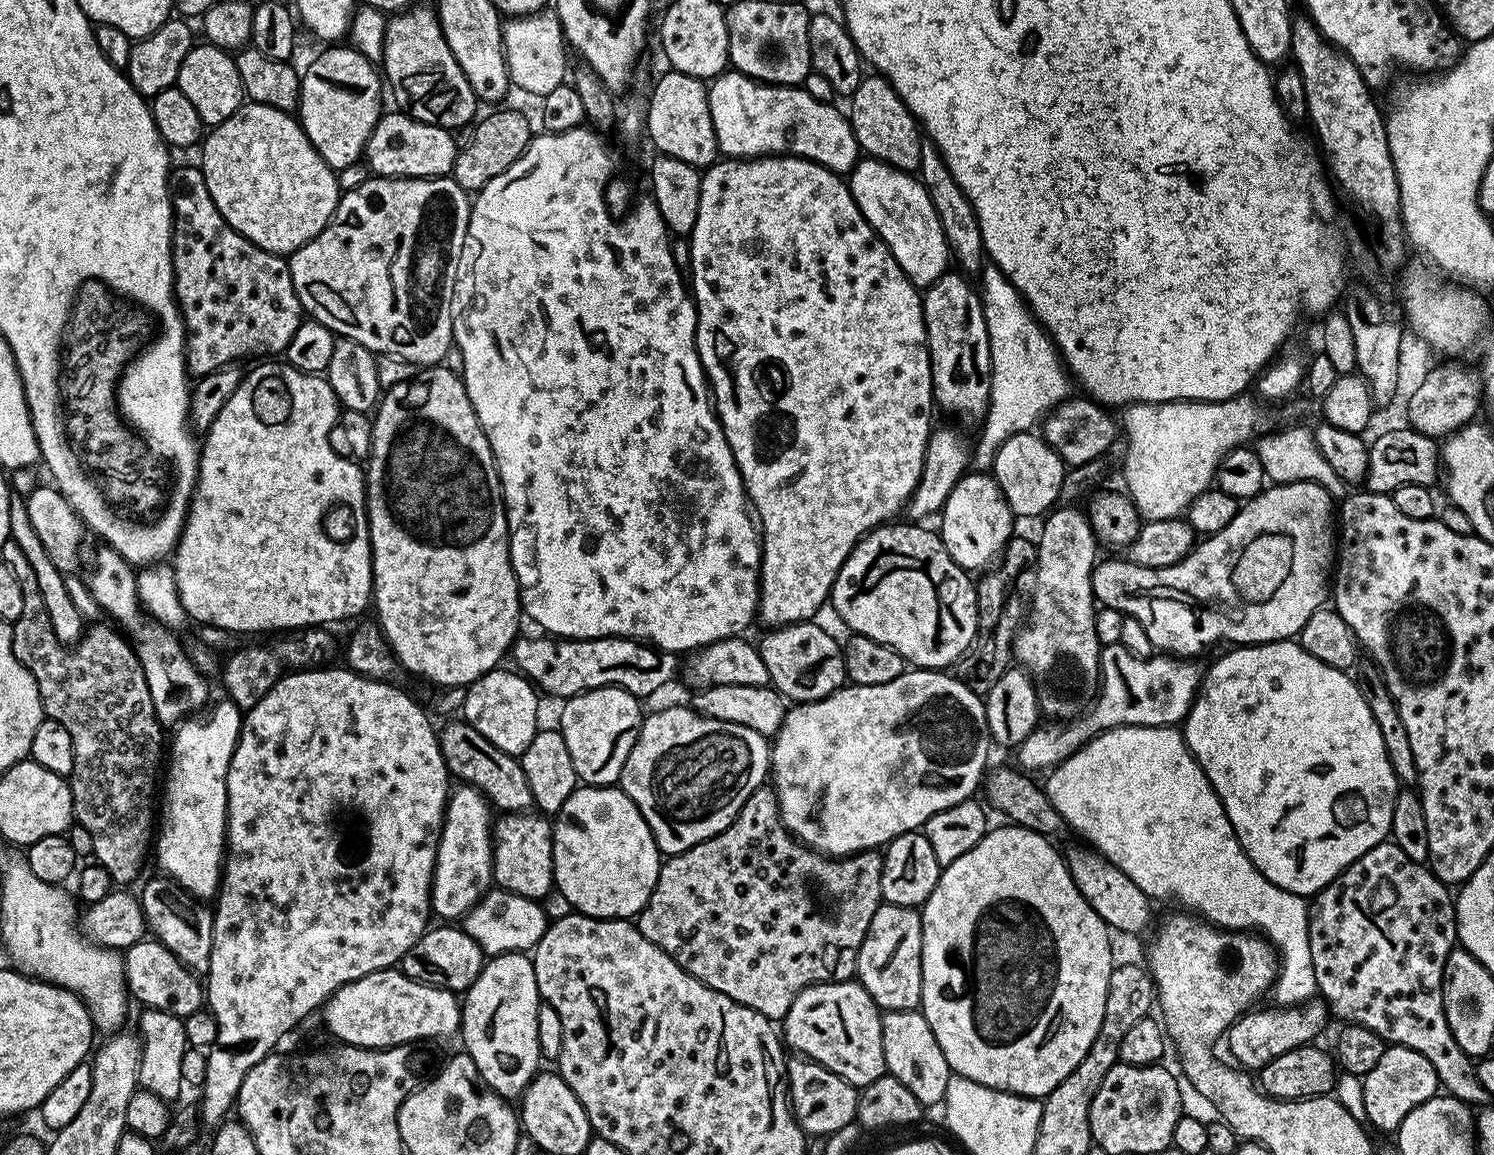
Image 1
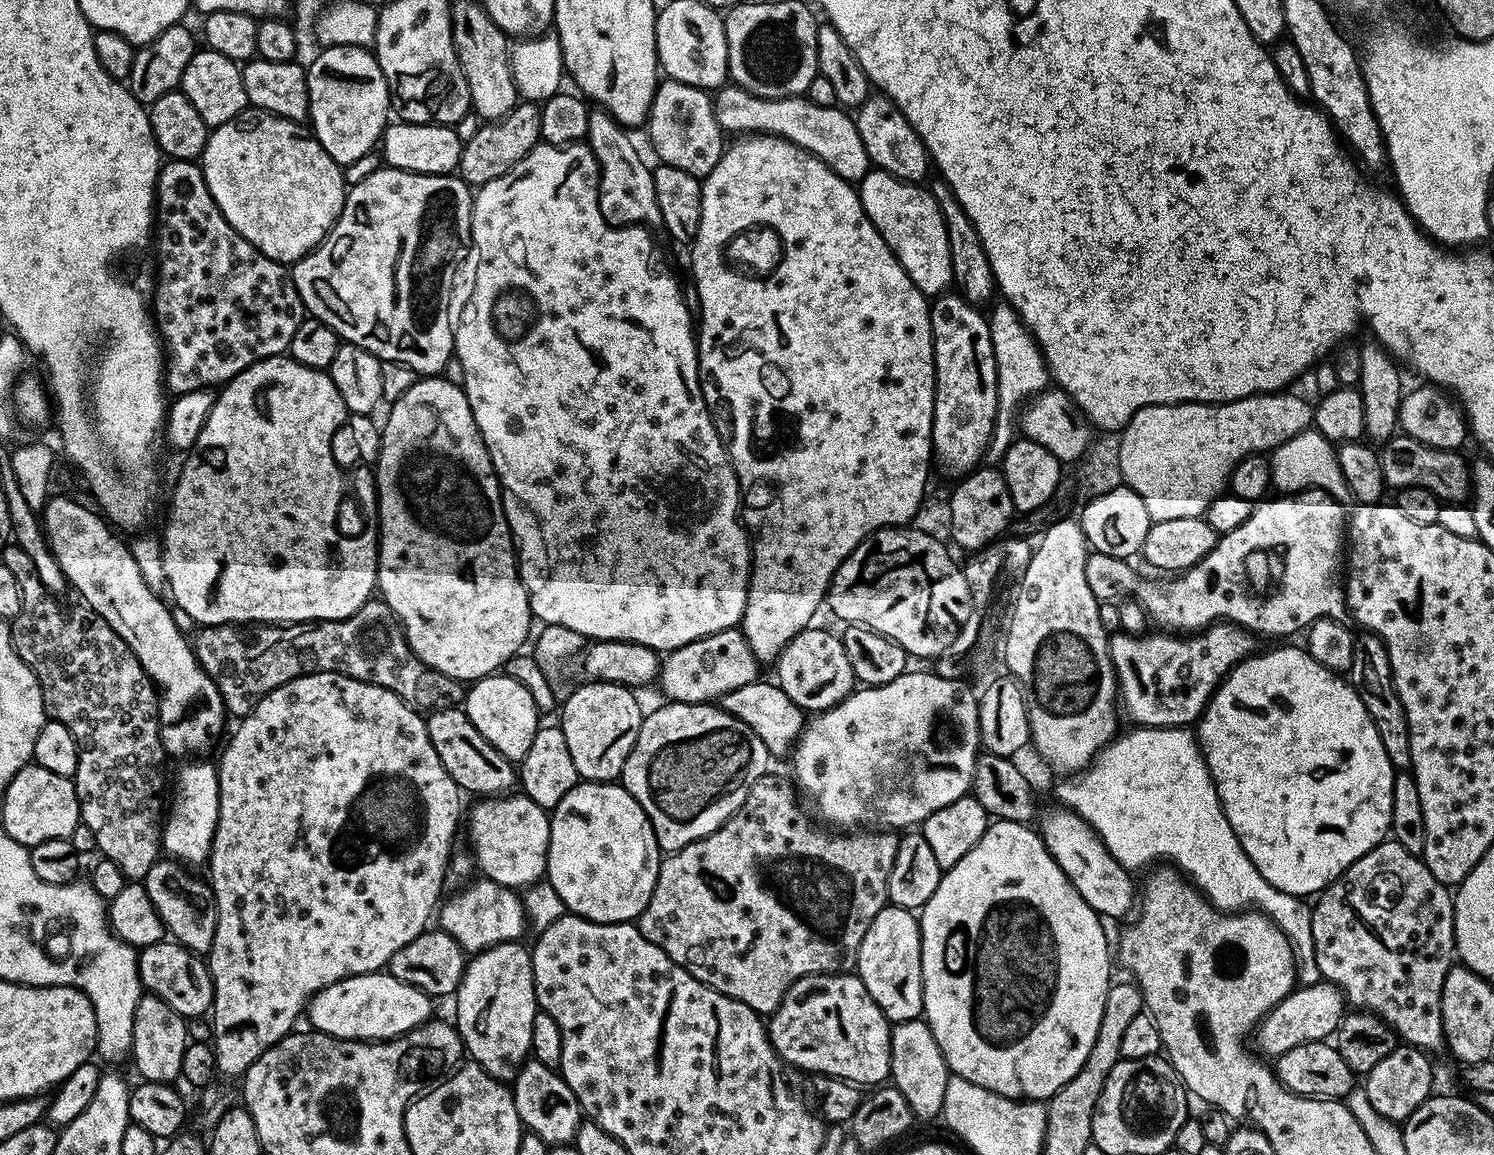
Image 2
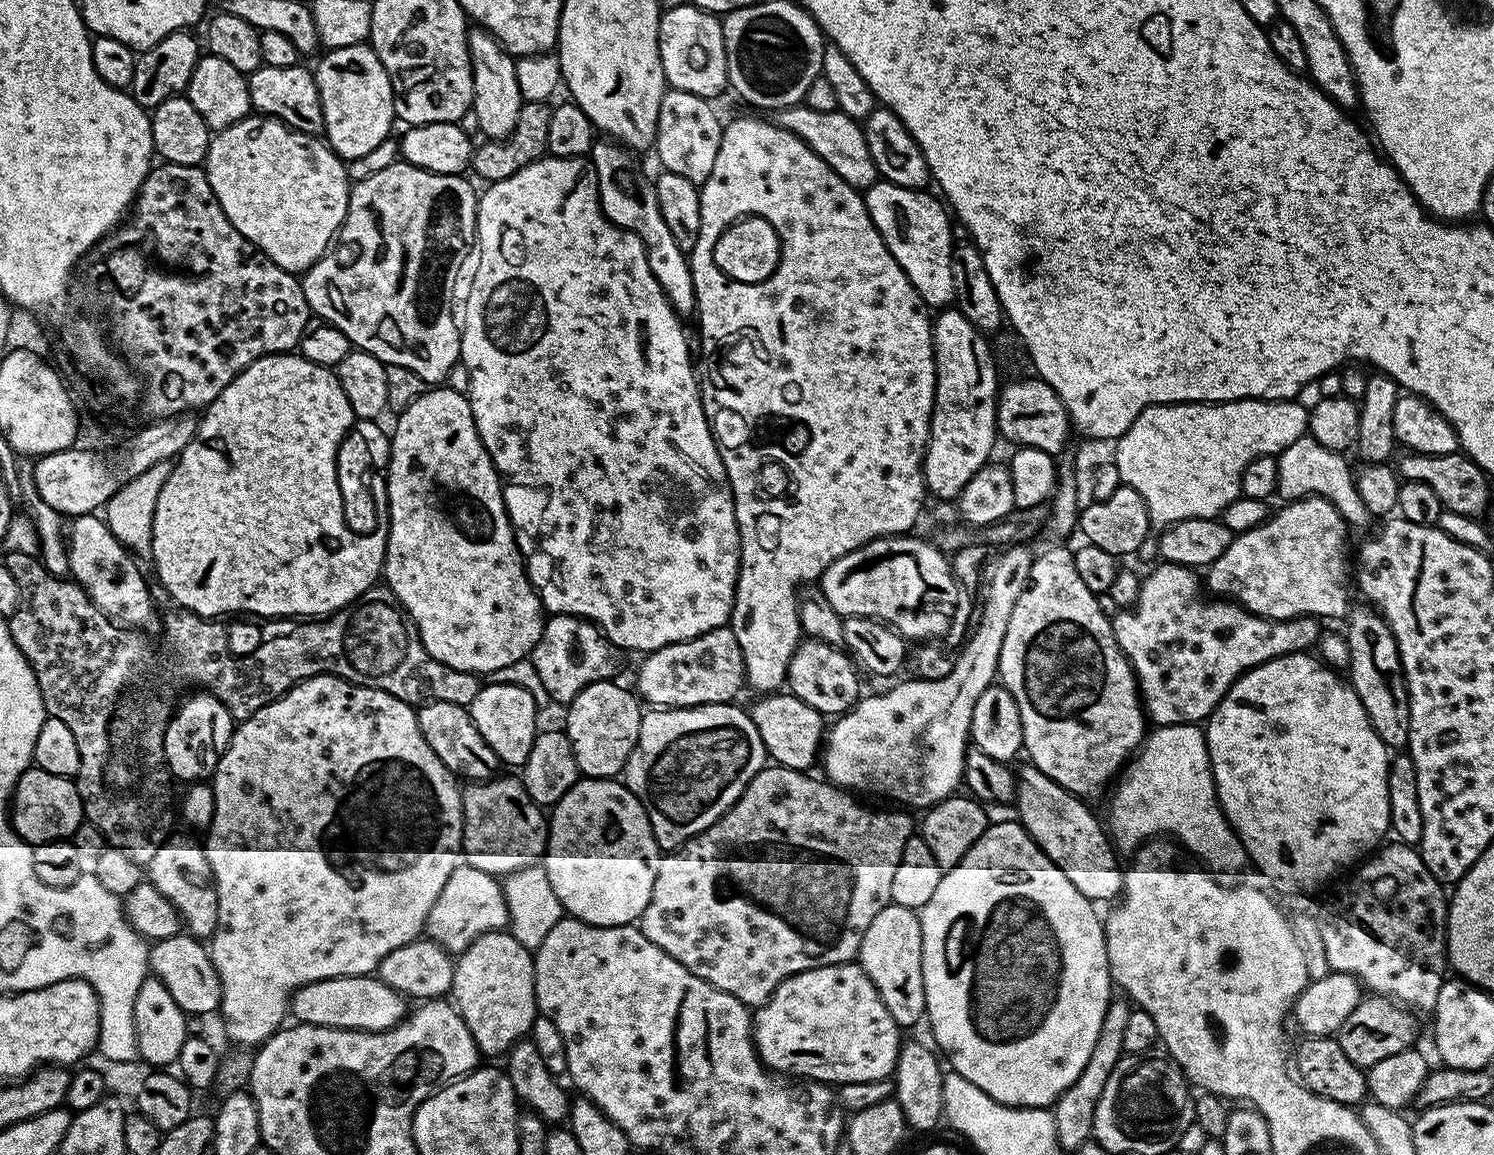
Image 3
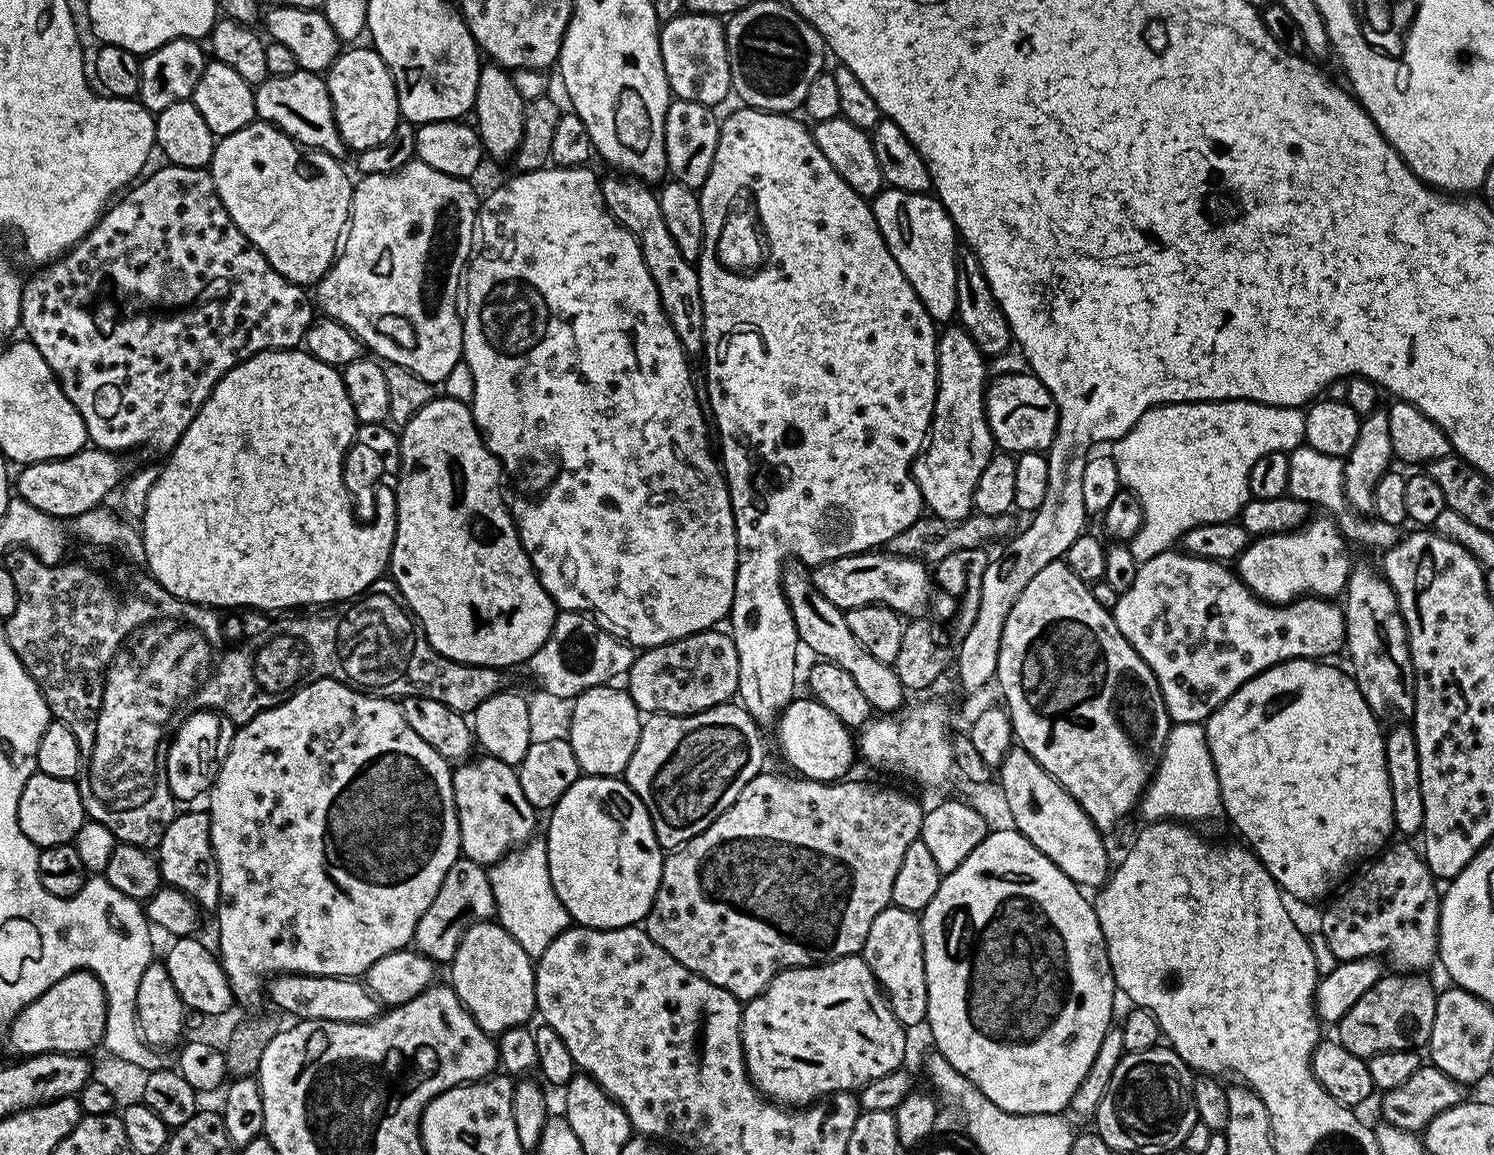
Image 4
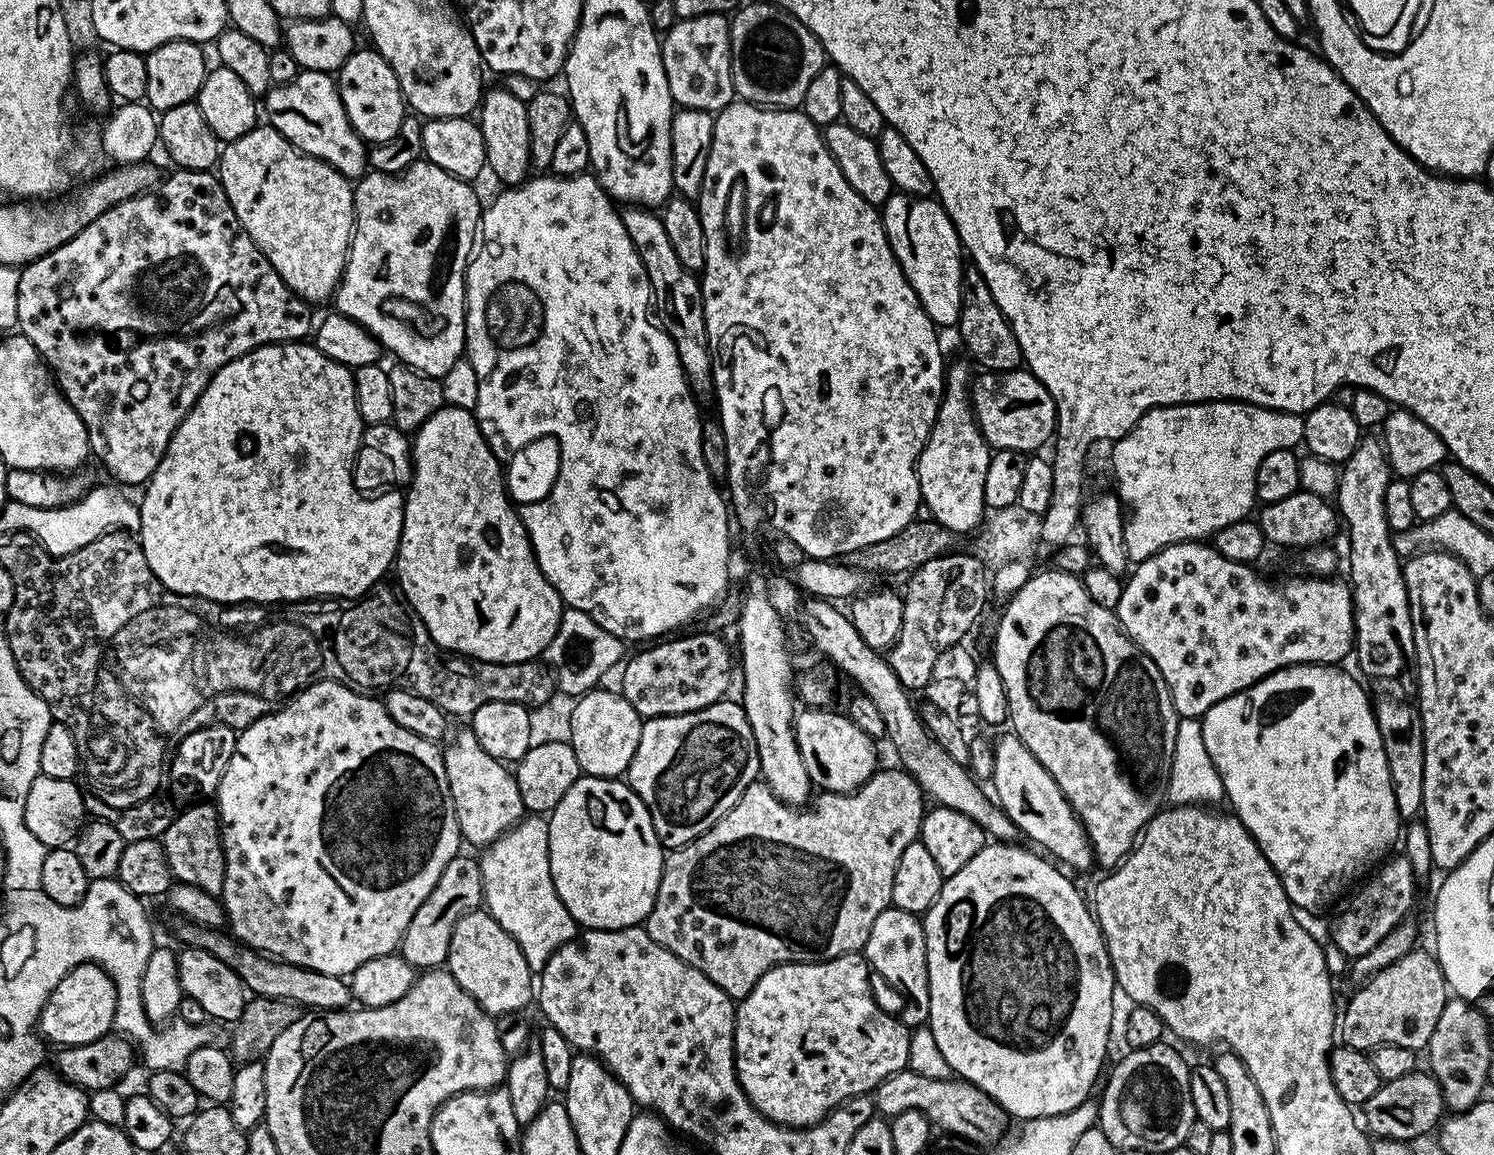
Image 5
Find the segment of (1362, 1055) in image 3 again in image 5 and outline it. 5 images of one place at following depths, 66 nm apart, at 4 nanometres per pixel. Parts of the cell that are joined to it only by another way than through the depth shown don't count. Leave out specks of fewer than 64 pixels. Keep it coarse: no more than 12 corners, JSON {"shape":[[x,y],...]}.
{"shape":[[1431,951],[1357,987],[1338,1036],[1427,1049],[1450,999]]}

